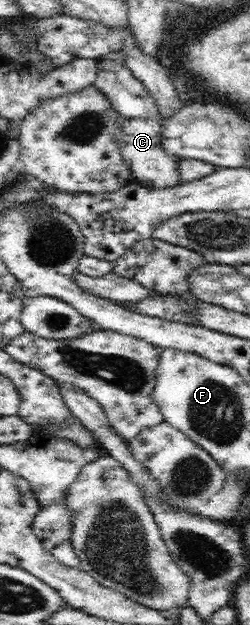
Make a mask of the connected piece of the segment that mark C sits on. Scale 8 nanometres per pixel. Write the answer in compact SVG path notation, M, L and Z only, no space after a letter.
M103 58L97 61L98 76L95 85L106 93L114 109L120 115L123 126L121 151L130 165L135 181L146 189L160 190L180 186L183 182L181 158L172 154L163 145L165 120L158 111L154 97L146 90L143 82L134 76L132 69L120 59Z

